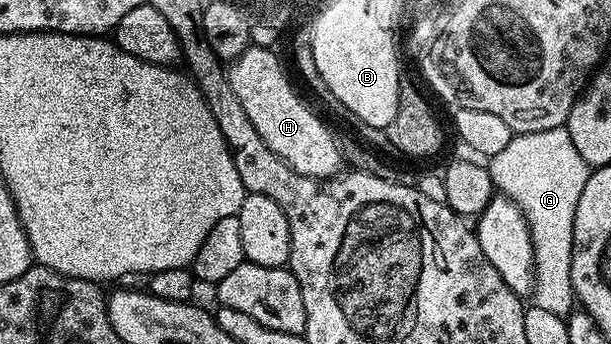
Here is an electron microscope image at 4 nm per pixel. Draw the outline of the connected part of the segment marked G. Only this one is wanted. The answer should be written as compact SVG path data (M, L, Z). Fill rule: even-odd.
M561 128L516 134L510 140L510 144L502 148L502 152L487 159L486 165L492 177L493 187L524 213L524 219L528 221L532 233L536 279L532 285L531 301L545 312L554 312L554 316L567 319L576 302L576 293L570 280L570 260L574 252L574 212L578 212L578 200L582 197L582 188L586 188L586 180L590 173L588 162L582 160L582 156L578 156L574 140L570 140L567 129Z

